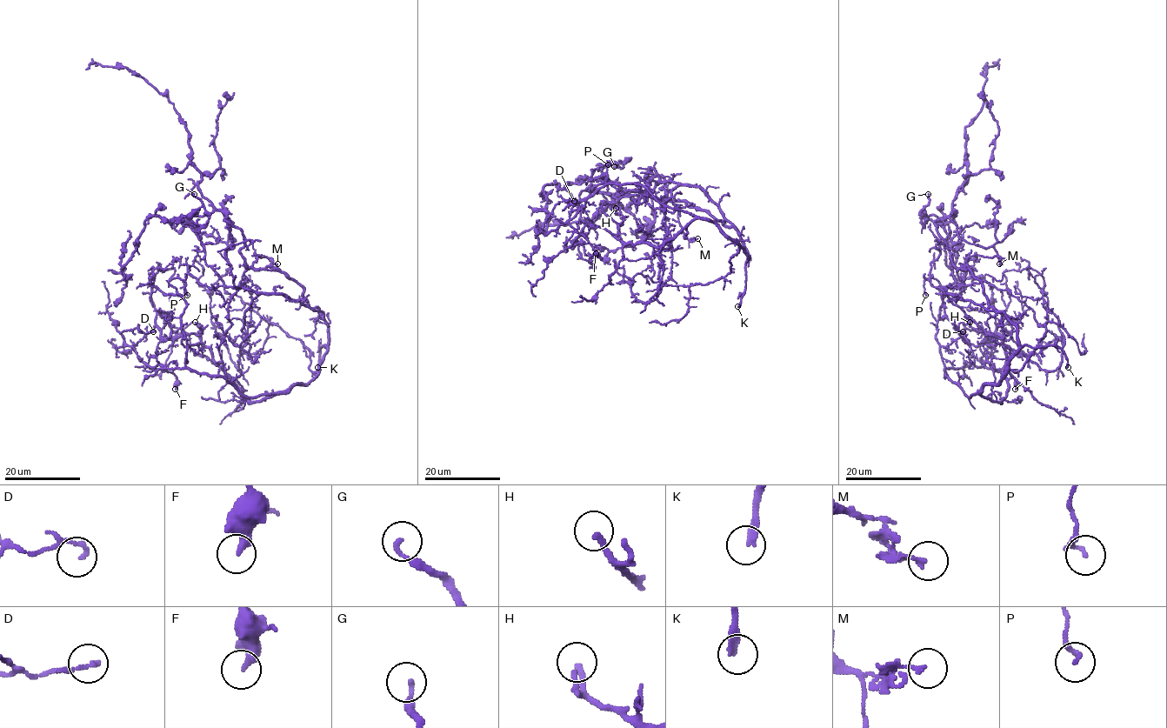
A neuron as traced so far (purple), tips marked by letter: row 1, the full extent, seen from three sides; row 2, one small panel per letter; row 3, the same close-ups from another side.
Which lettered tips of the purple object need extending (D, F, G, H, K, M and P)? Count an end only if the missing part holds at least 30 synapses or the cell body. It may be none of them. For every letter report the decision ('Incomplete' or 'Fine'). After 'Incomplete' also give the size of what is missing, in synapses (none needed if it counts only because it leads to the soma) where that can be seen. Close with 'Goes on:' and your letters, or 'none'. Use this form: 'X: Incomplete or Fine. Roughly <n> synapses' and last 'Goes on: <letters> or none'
D: Fine
F: Fine
G: Fine
H: Fine
K: Incomplete
M: Fine
P: Fine
Goes on: K

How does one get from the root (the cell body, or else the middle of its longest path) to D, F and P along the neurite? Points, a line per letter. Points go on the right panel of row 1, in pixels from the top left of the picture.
D: (994, 310), (1016, 326), (1018, 351), (996, 384), (971, 397), (944, 369), (980, 366), (996, 337), (963, 331)
F: (994, 310), (1016, 326), (1008, 371), (971, 397), (944, 375), (984, 365), (1008, 372), (1015, 389)
P: (994, 310), (1016, 326), (1018, 351), (996, 384), (968, 397), (944, 375), (936, 280), (923, 282), (925, 295)

